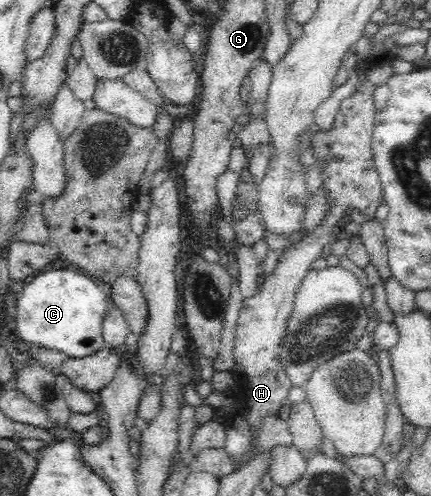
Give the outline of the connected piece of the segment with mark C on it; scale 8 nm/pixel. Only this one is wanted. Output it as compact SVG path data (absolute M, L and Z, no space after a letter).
M52 266L25 282L20 295L16 297L16 332L21 340L39 344L40 347L59 350L68 357L84 357L107 346L102 335L102 322L112 304L107 302L105 290L93 277L66 267Z

